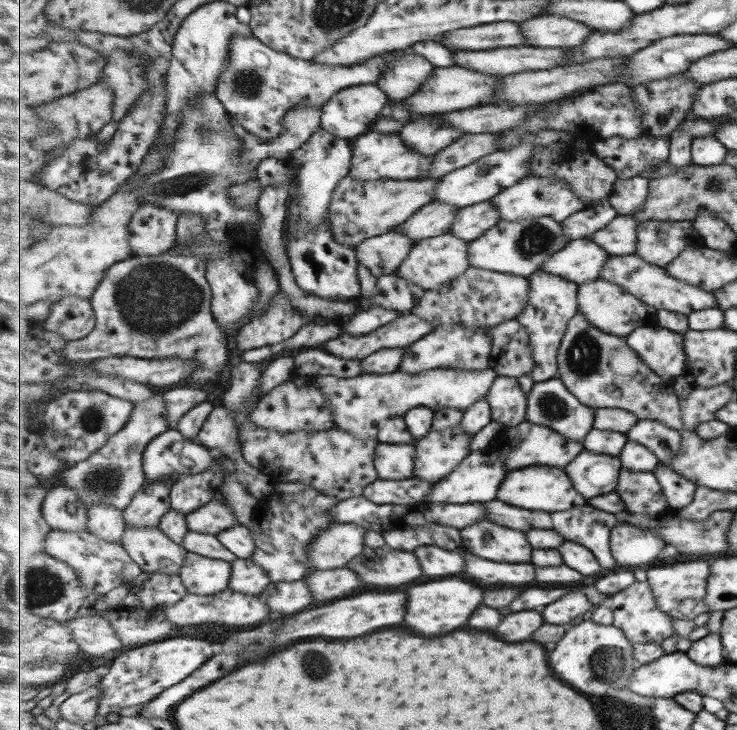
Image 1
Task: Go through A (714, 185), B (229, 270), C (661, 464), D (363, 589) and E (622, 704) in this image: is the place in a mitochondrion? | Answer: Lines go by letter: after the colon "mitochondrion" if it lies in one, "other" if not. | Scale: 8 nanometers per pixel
A: mitochondrion
B: other
C: other
D: other
E: mitochondrion

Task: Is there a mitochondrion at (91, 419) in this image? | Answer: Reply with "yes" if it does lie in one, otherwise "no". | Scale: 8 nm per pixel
yes

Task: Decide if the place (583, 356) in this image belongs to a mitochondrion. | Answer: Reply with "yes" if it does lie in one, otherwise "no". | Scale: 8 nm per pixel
yes

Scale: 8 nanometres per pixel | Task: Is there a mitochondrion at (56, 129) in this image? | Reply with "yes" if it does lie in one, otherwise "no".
yes

